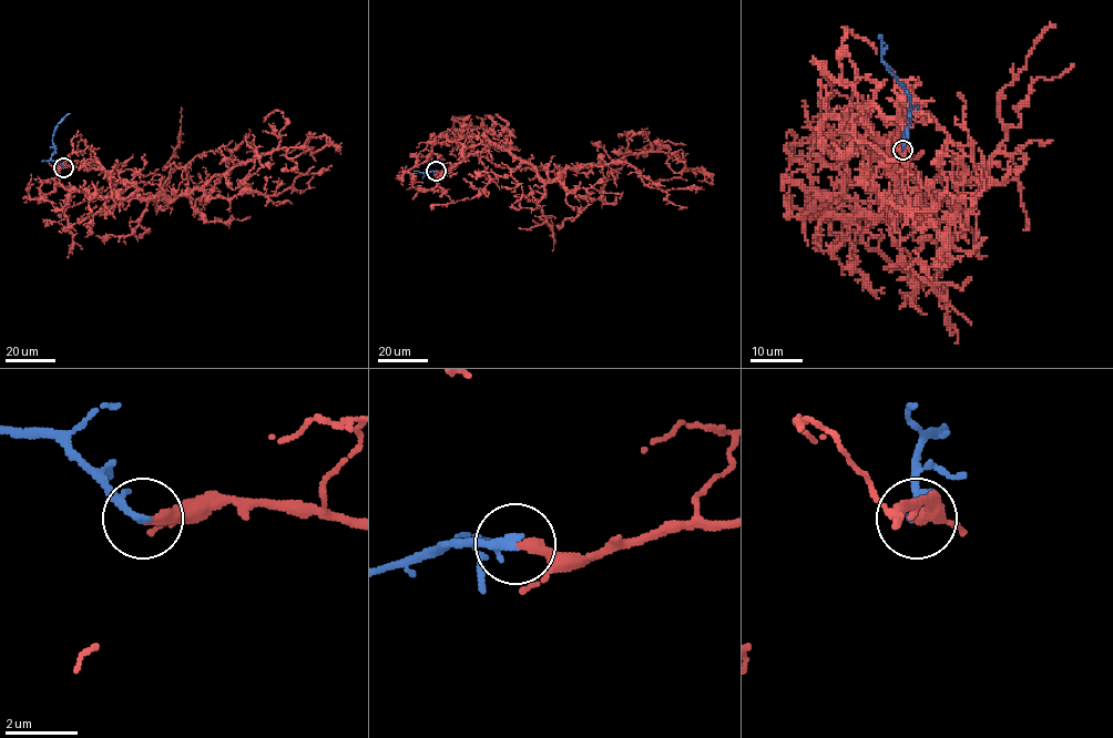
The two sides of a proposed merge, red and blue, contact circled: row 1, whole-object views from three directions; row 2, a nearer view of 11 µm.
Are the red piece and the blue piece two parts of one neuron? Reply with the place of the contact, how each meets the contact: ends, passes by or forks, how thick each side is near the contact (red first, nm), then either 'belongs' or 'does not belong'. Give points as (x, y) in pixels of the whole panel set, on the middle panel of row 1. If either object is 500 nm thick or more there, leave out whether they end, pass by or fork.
place (436, 171); red ends; blue ends; calibres 280 and 240 nm; belongs

